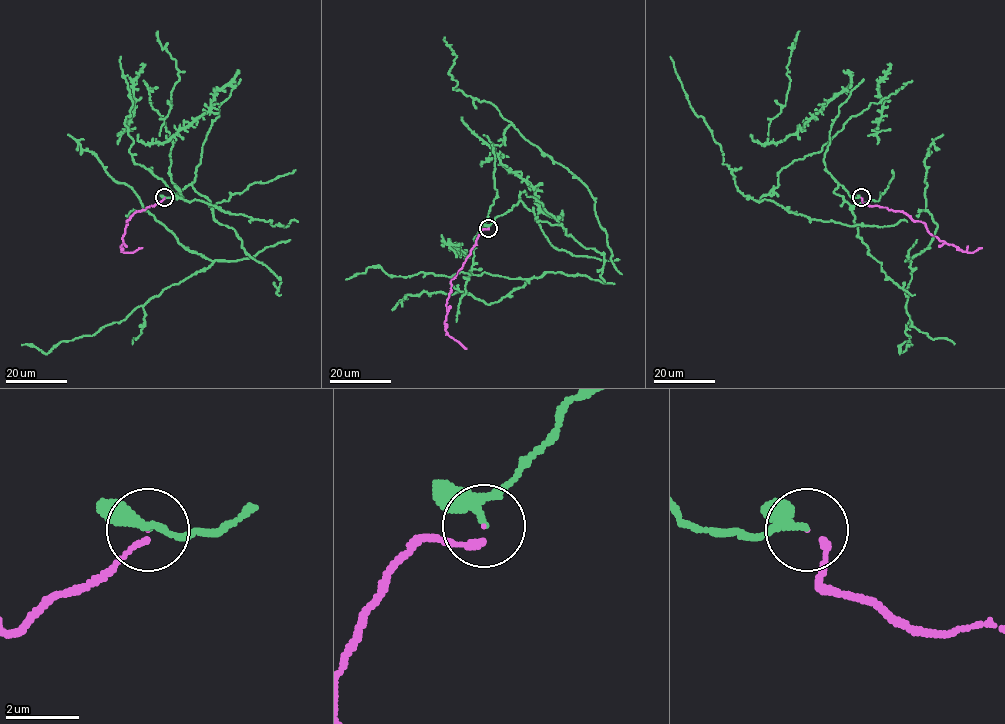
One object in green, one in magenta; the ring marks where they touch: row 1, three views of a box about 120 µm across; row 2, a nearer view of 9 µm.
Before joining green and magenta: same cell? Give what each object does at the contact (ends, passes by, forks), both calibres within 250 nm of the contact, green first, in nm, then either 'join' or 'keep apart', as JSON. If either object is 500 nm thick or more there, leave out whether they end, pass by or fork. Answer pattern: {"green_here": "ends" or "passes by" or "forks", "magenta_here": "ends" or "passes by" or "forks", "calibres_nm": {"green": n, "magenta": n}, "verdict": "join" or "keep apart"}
{"green_here": "passes by", "magenta_here": "ends", "calibres_nm": {"green": 200, "magenta": 140}, "verdict": "join"}

